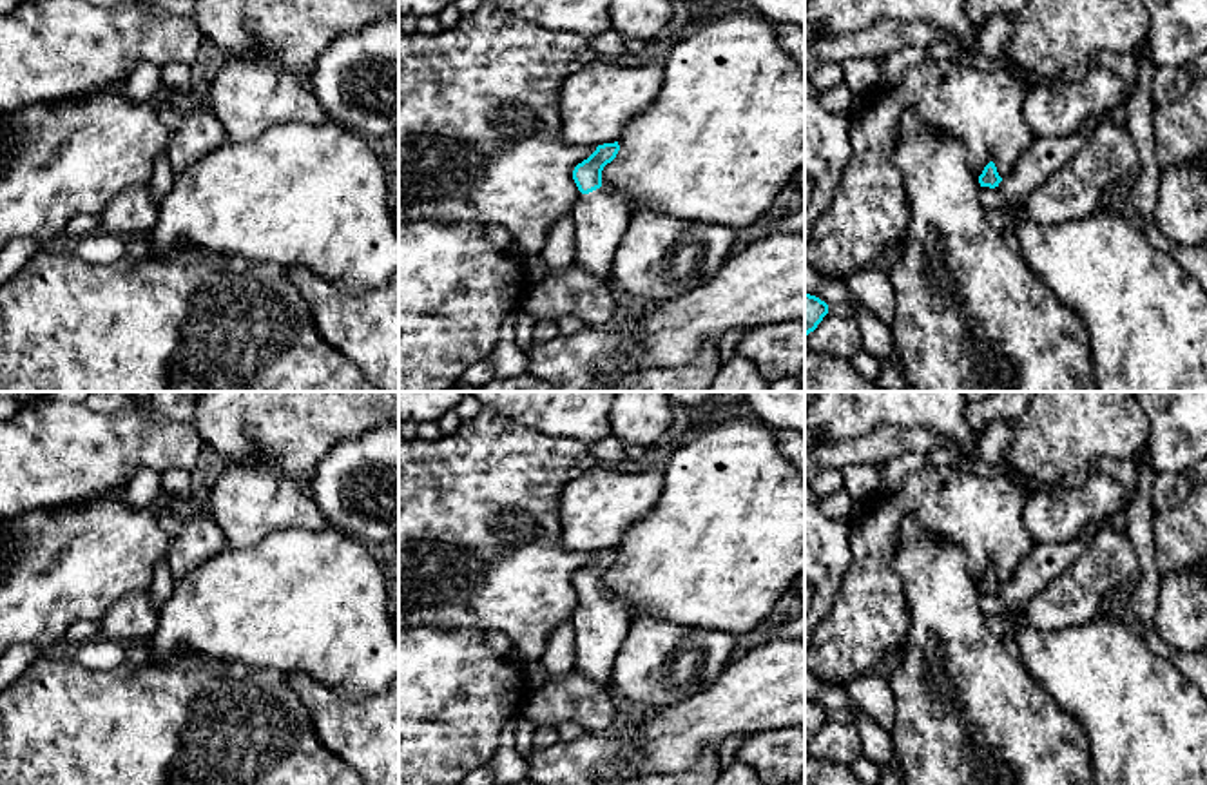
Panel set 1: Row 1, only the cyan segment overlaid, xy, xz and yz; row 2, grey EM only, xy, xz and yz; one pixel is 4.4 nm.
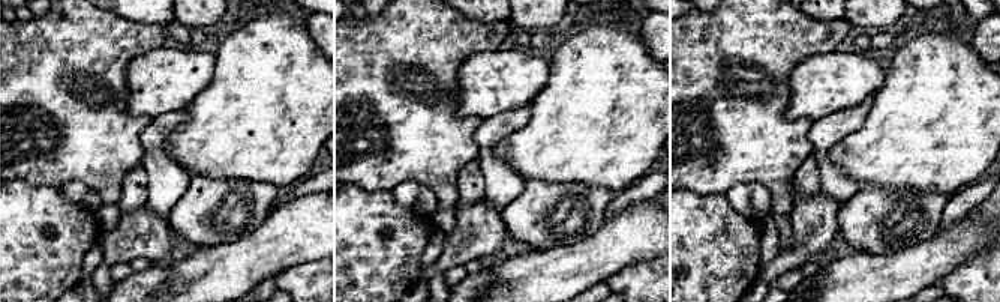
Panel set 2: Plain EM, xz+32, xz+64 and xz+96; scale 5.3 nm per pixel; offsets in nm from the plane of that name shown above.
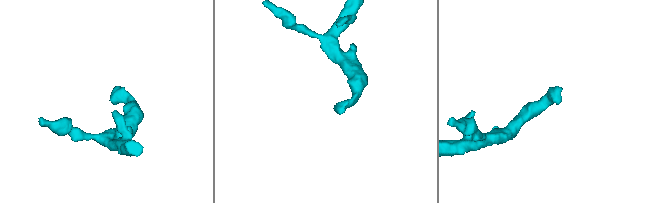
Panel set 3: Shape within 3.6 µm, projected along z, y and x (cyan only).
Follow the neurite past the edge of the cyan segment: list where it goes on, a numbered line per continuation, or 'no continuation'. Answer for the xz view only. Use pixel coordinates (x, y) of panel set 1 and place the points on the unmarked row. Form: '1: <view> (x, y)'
1: xz (600, 624)

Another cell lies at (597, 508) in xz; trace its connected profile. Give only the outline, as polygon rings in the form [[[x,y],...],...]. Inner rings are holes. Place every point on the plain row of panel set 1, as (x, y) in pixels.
[[[594,468],[580,473],[560,491],[562,546],[580,553],[620,548],[629,526],[656,504],[661,488],[660,471]]]

